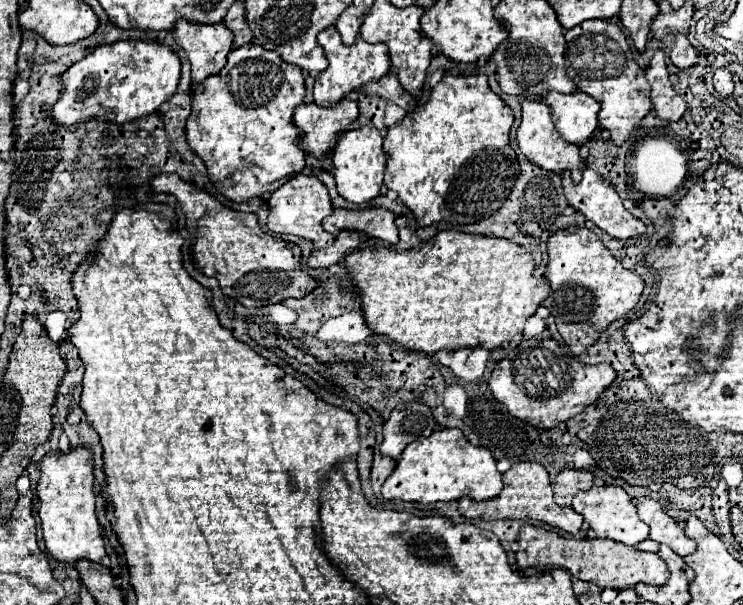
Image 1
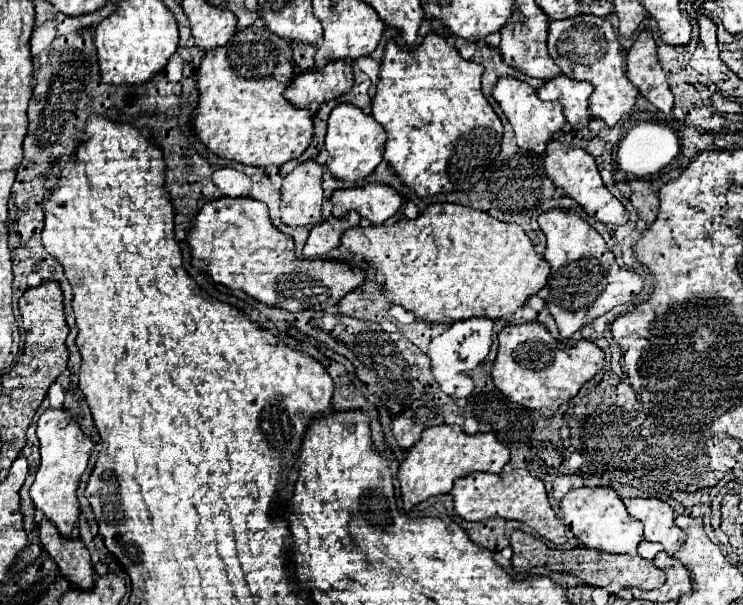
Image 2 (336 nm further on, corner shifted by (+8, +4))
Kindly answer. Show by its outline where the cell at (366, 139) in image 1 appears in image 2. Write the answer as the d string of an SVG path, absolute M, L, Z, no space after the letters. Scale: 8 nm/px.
M338 104L330 118L328 118L328 132L326 132L326 150L328 150L328 162L332 176L344 182L358 182L364 180L374 172L374 168L382 160L382 150L386 142L384 128L366 112L352 104Z

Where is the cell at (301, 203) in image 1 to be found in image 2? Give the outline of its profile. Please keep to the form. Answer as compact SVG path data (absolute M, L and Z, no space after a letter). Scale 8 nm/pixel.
M314 160L298 164L280 190L282 222L286 226L322 224L322 166Z

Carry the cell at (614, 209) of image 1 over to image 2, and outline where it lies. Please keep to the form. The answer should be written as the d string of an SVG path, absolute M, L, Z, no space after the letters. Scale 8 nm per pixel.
M552 140L552 142L548 142L548 148L546 148L544 168L546 168L546 176L554 182L554 186L560 188L572 200L576 200L590 218L594 218L602 224L626 224L628 222L628 218L630 218L628 210L620 204L618 198L614 198L608 192L608 188L604 186L604 182L600 178L594 158L586 150L566 146L558 140Z

